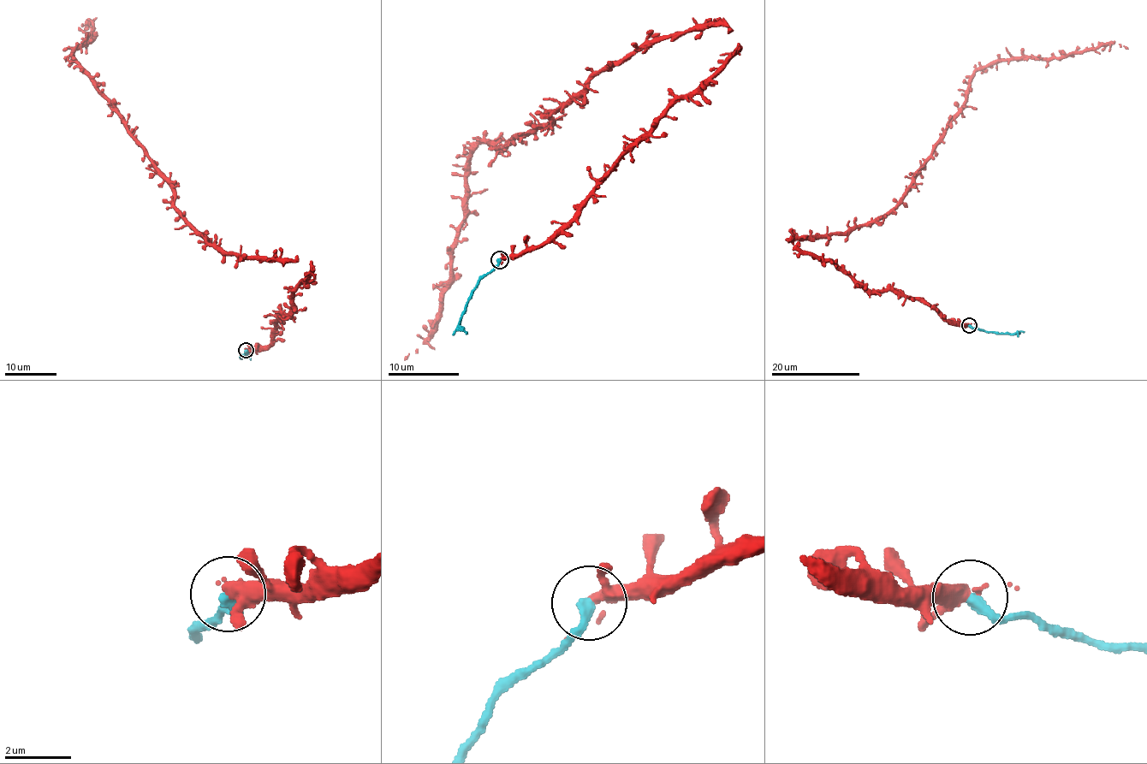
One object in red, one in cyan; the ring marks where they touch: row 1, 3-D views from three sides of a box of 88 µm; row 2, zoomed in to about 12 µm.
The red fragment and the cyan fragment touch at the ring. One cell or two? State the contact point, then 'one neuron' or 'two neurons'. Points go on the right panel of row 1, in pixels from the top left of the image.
at (969, 325); two neurons

